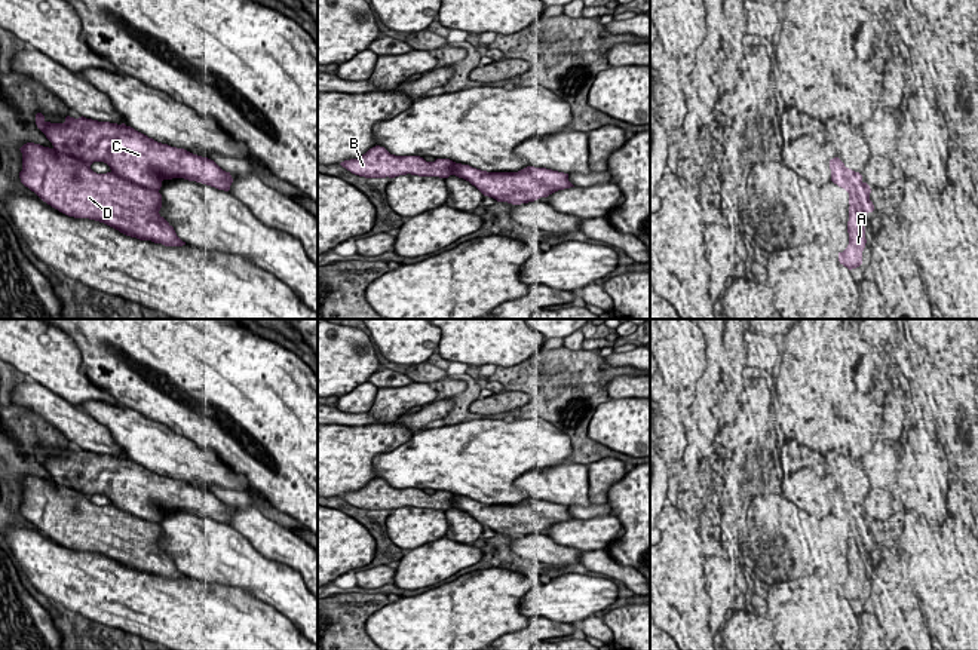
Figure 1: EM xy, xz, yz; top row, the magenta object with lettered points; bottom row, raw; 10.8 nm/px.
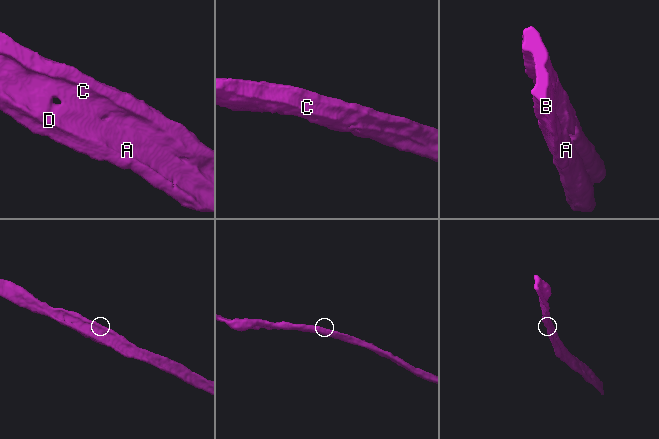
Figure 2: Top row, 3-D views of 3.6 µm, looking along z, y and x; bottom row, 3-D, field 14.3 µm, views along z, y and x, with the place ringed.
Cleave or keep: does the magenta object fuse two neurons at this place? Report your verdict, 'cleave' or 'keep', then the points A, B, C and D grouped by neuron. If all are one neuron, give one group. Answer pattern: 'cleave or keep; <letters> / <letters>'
keep; A B C D

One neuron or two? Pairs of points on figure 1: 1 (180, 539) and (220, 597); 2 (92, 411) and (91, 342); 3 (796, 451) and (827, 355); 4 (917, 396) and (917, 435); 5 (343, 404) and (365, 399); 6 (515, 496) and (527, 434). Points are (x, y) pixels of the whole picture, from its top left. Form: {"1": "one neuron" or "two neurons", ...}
{"1": "two neurons", "2": "two neurons", "3": "two neurons", "4": "two neurons", "5": "one neuron", "6": "one neuron"}

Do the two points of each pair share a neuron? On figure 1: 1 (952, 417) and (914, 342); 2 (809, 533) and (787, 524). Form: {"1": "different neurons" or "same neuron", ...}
{"1": "same neuron", "2": "same neuron"}

